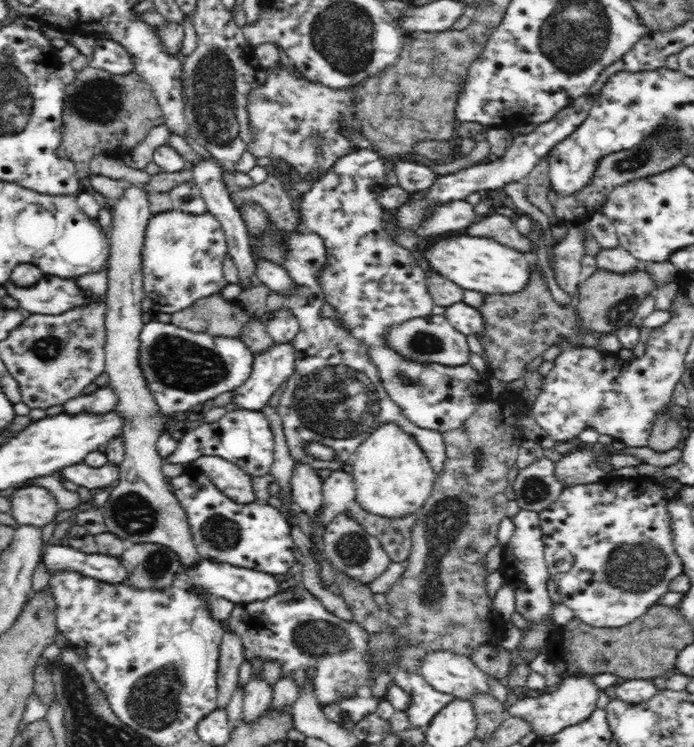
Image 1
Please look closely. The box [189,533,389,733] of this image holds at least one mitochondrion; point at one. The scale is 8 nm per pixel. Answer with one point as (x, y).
(313, 638)

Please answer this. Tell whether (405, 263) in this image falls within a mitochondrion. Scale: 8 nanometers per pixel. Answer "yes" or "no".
no

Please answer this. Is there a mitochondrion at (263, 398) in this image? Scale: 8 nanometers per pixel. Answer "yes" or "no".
no

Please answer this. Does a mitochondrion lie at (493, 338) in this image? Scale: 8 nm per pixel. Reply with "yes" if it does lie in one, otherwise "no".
no

